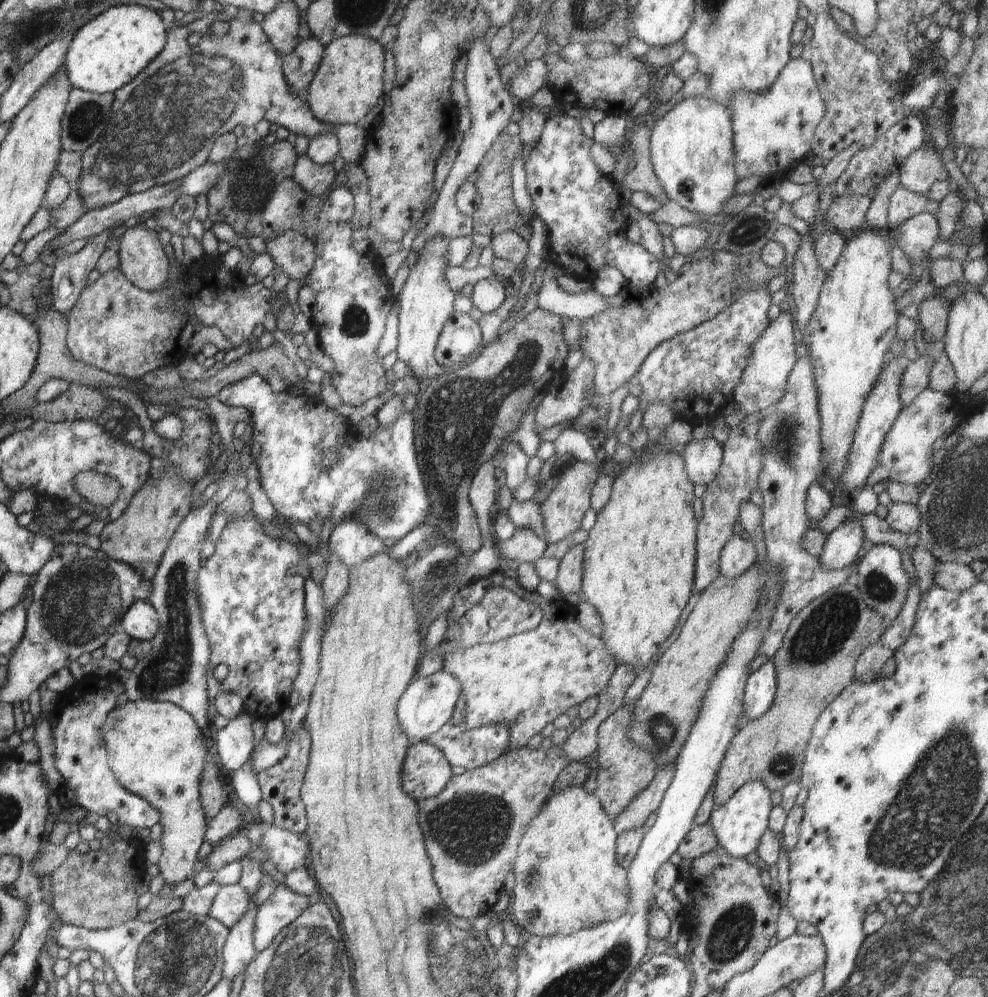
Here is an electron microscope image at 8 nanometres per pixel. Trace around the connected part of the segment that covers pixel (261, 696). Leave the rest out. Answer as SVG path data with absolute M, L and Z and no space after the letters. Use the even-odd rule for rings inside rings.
M254 515L229 519L216 544L216 551L204 567L200 568L196 580L198 603L205 622L205 632L211 645L211 658L207 671L207 694L211 703L218 694L233 691L244 702L244 709L266 720L281 714L290 699L294 682L301 668L300 642L307 626L305 613L305 579L292 574L290 569L301 558L308 557L308 546L270 537L263 532L264 522ZM219 664L228 667L224 680L214 678L214 669Z

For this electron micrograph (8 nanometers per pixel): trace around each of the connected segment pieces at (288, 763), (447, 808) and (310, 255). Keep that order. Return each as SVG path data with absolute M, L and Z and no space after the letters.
M303 721L291 736L287 747L286 757L278 764L257 774L261 787L263 800L272 807L274 811L274 823L276 827L299 834L306 833L307 816L304 804L301 800L301 787L307 772L311 754L311 739L307 725Z
M625 665L618 666L615 674L610 678L608 687L597 697L599 701L595 716L582 721L582 726L566 738L564 744L550 746L550 748L530 749L521 747L510 749L486 764L485 766L466 771L461 776L452 776L451 782L444 791L433 798L426 798L417 802L420 817L419 824L424 834L426 851L433 869L433 878L440 892L443 904L459 918L472 923L480 916L493 912L493 907L500 900L506 880L512 875L518 844L528 829L530 820L544 807L546 800L553 794L554 784L568 764L581 763L597 752L599 746L599 727L622 707L625 692L636 676Z
M288 230L276 239L264 239L267 254L290 279L306 279L315 266L315 242Z

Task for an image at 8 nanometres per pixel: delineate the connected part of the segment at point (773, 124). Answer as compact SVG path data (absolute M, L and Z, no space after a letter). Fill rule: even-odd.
M806 56L791 59L767 92L738 92L733 97L731 106L726 108L730 112L734 132L735 174L739 180L759 175L762 178L760 187L782 182L789 178L796 166L804 162L804 154L812 150L816 128L826 115L825 105L813 76L812 64Z

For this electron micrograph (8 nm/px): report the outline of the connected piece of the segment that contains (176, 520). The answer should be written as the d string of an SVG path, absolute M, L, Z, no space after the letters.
M167 471L167 474L162 479L149 478L147 484L144 484L144 487L140 488L130 500L129 506L122 514L122 517L105 524L104 529L99 534L102 542L101 551L114 561L125 562L136 573L139 573L144 581L153 581L160 560L168 549L170 540L191 510L192 493L192 485L184 483L175 472Z

